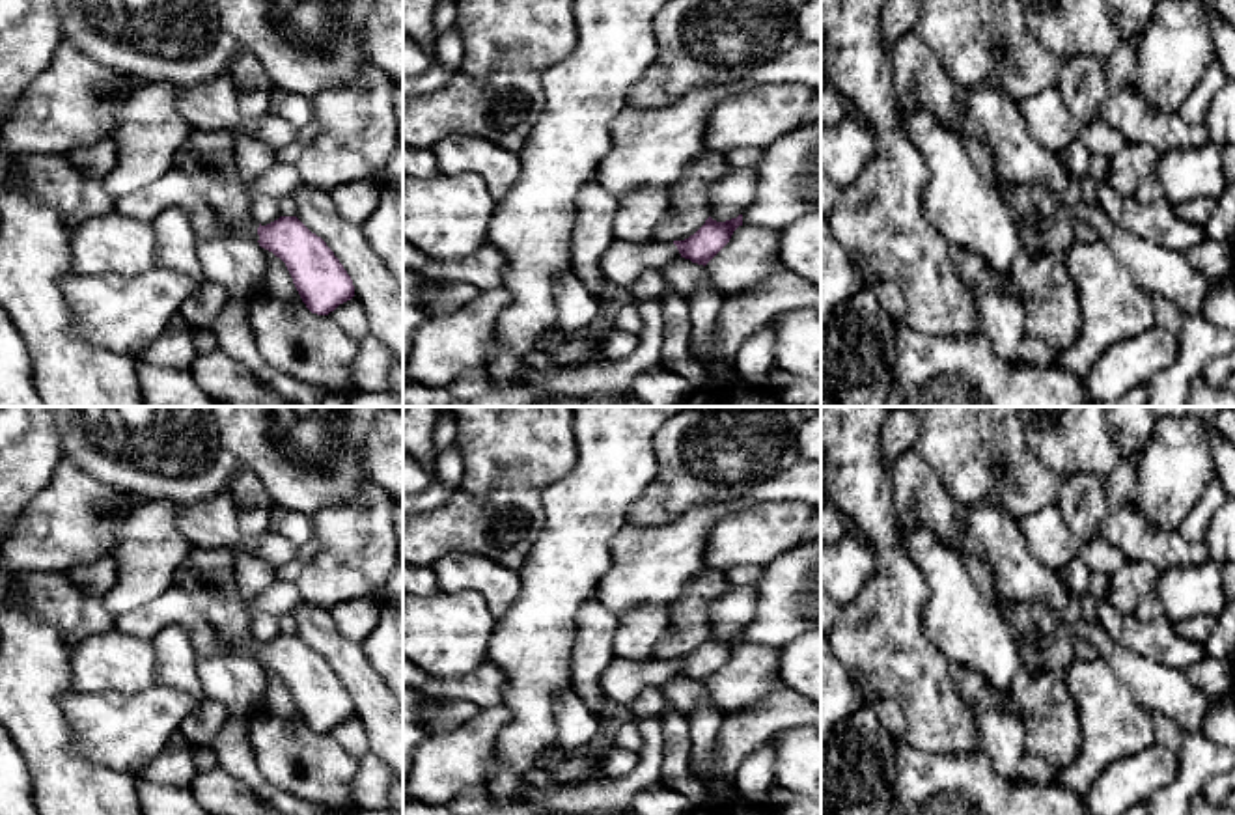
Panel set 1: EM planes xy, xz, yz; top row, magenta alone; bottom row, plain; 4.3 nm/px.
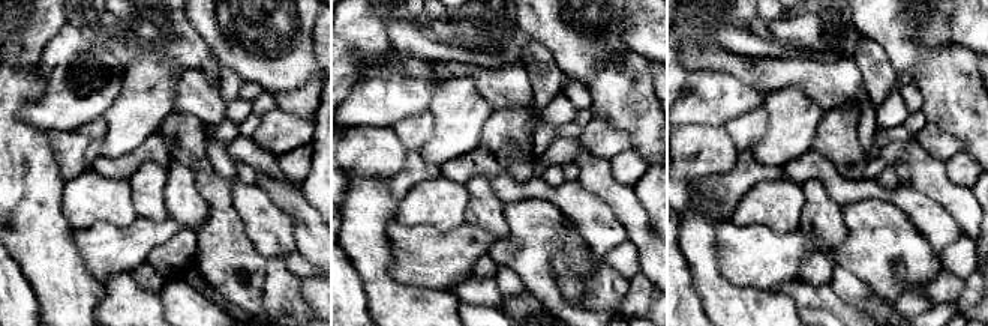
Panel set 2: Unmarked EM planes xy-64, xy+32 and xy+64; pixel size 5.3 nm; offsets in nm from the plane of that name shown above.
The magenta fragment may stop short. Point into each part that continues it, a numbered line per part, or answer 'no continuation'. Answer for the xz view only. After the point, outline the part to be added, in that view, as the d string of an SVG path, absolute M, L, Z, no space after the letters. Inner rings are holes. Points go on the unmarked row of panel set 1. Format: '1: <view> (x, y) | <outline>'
1: xz (622, 681) | M616 656L603 671L599 686L608 703L619 707L629 705L644 688L664 686L679 675L673 660L636 662Z

